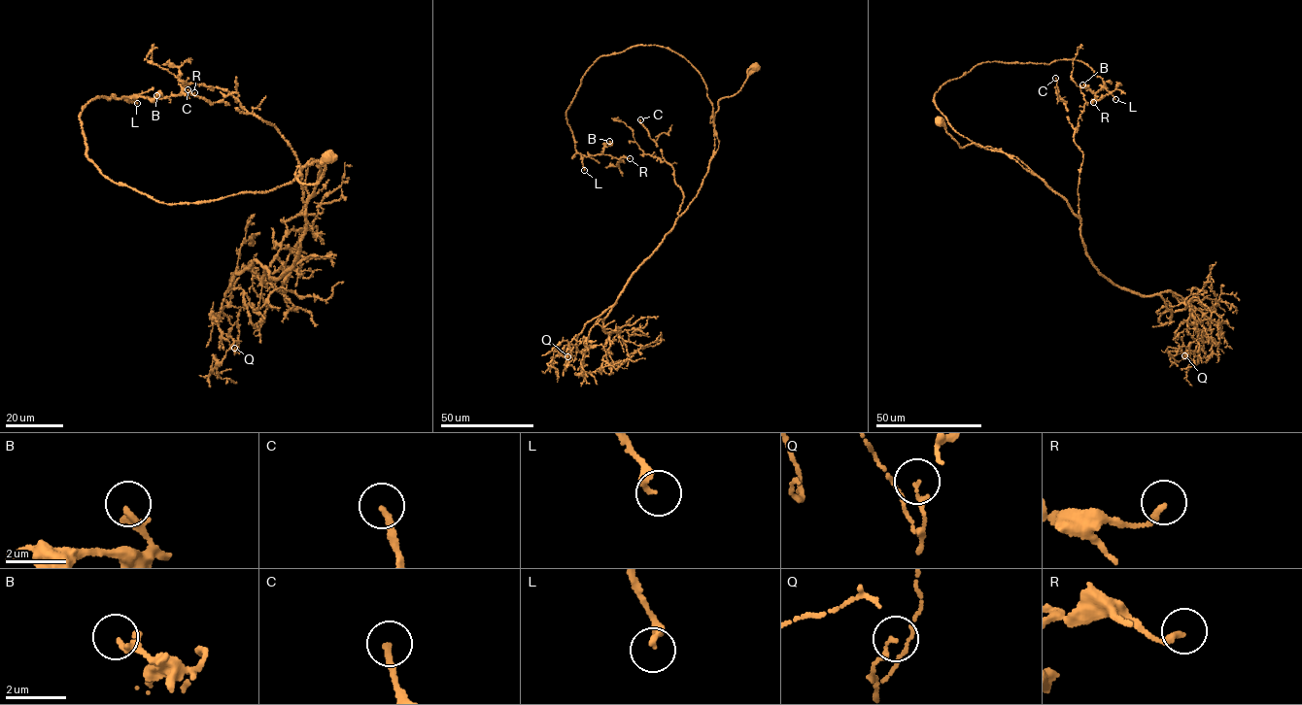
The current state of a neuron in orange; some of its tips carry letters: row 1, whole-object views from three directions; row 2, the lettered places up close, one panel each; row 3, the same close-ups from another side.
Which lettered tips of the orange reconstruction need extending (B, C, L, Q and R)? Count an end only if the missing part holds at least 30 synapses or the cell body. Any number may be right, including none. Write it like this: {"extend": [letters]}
{"extend": ["C"]}

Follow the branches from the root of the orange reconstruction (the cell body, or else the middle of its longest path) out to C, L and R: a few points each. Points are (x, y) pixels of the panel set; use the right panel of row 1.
C: (939, 122), (961, 148), (975, 144), (1018, 158), (1080, 219), (1078, 189), (1083, 157), (1055, 78)
L: (939, 122), (961, 148), (1001, 149), (956, 132), (934, 100), (944, 83), (989, 62), (1081, 61), (1115, 99)
R: (939, 122), (961, 148), (1001, 149), (956, 132), (934, 100), (989, 62), (1081, 61), (1105, 86), (1093, 102)

